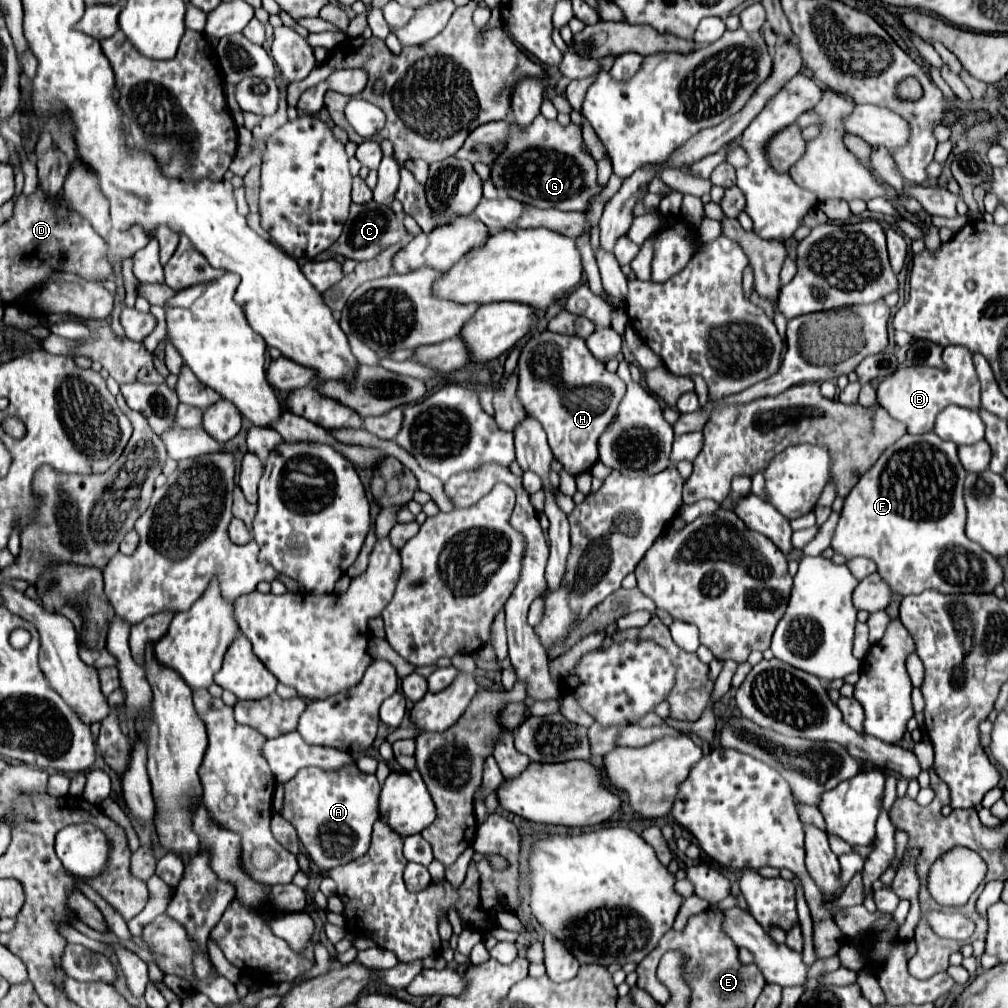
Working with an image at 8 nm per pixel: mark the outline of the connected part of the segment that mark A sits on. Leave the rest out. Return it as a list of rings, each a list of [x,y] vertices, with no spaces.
[[[354,764],[330,772],[322,772],[322,768],[302,768],[302,772],[284,784],[282,816],[296,828],[310,860],[318,868],[330,870],[368,852],[372,826],[380,814],[378,798],[380,784],[376,776],[358,770]]]

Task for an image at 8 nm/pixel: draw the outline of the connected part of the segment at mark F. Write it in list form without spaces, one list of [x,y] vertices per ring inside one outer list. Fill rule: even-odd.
[[[928,432],[928,434],[922,434],[922,436],[904,434],[896,444],[892,444],[890,448],[884,450],[884,454],[878,458],[878,462],[868,472],[864,472],[860,476],[858,484],[846,496],[838,526],[836,526],[834,536],[832,536],[832,544],[830,544],[832,550],[836,554],[846,556],[846,560],[856,558],[856,556],[870,556],[870,560],[876,562],[878,574],[882,576],[882,580],[886,580],[886,584],[890,584],[892,592],[898,592],[902,596],[922,594],[924,590],[938,590],[942,594],[992,594],[994,588],[1004,582],[1004,568],[1000,566],[998,558],[990,556],[990,552],[986,552],[980,544],[976,544],[968,536],[964,536],[964,514],[966,514],[966,506],[964,506],[964,500],[962,500],[964,478],[966,478],[966,470],[958,460],[958,446],[954,442],[946,442],[946,440],[938,438],[934,432]]]

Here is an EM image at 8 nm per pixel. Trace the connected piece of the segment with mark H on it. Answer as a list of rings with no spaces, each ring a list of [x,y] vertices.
[[[544,330],[532,336],[520,352],[516,396],[526,414],[540,422],[548,434],[554,458],[570,474],[586,472],[596,464],[598,436],[612,422],[624,392],[626,386],[622,380],[610,374],[602,362],[594,360],[586,342],[578,336],[562,336]]]

